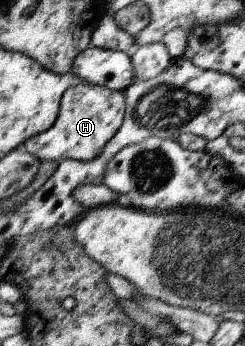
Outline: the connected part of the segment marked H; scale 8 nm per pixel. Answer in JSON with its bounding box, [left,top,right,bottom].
[24,81,125,162]

